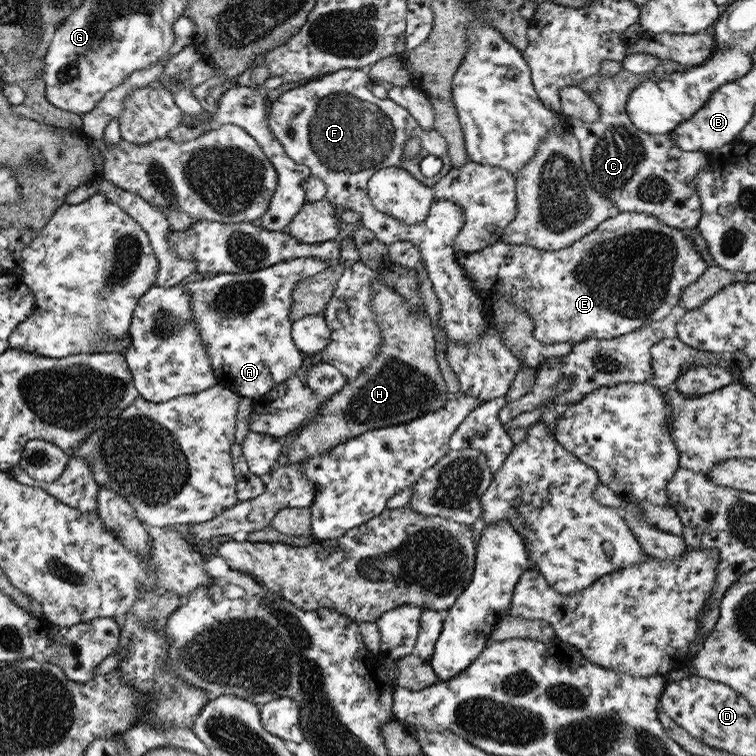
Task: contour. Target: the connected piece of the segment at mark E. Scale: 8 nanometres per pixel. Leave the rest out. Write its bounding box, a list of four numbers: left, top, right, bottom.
[455,212,708,346]

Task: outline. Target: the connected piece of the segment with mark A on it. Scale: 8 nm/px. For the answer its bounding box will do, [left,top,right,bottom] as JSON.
[187,258,331,399]

